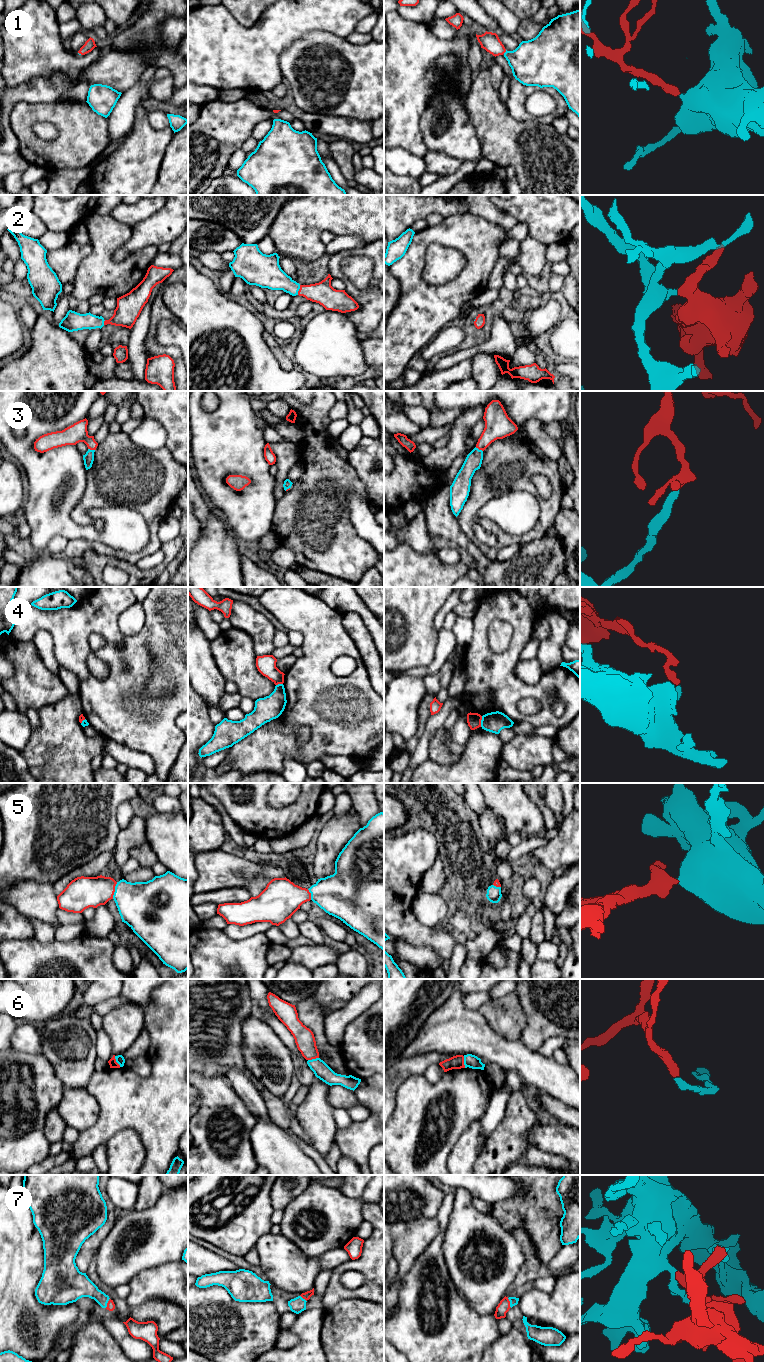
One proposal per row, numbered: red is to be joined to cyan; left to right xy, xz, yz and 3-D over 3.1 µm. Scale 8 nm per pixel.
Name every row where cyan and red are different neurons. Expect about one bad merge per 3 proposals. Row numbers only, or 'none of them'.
4, 6

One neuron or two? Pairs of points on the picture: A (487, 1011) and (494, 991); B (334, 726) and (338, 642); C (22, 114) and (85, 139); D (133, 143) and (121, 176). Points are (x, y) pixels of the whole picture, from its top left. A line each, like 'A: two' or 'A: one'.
A: two
B: one
C: one
D: one

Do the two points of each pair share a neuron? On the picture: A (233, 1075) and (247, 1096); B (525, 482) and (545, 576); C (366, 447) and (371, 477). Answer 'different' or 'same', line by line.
A: same
B: different
C: same

